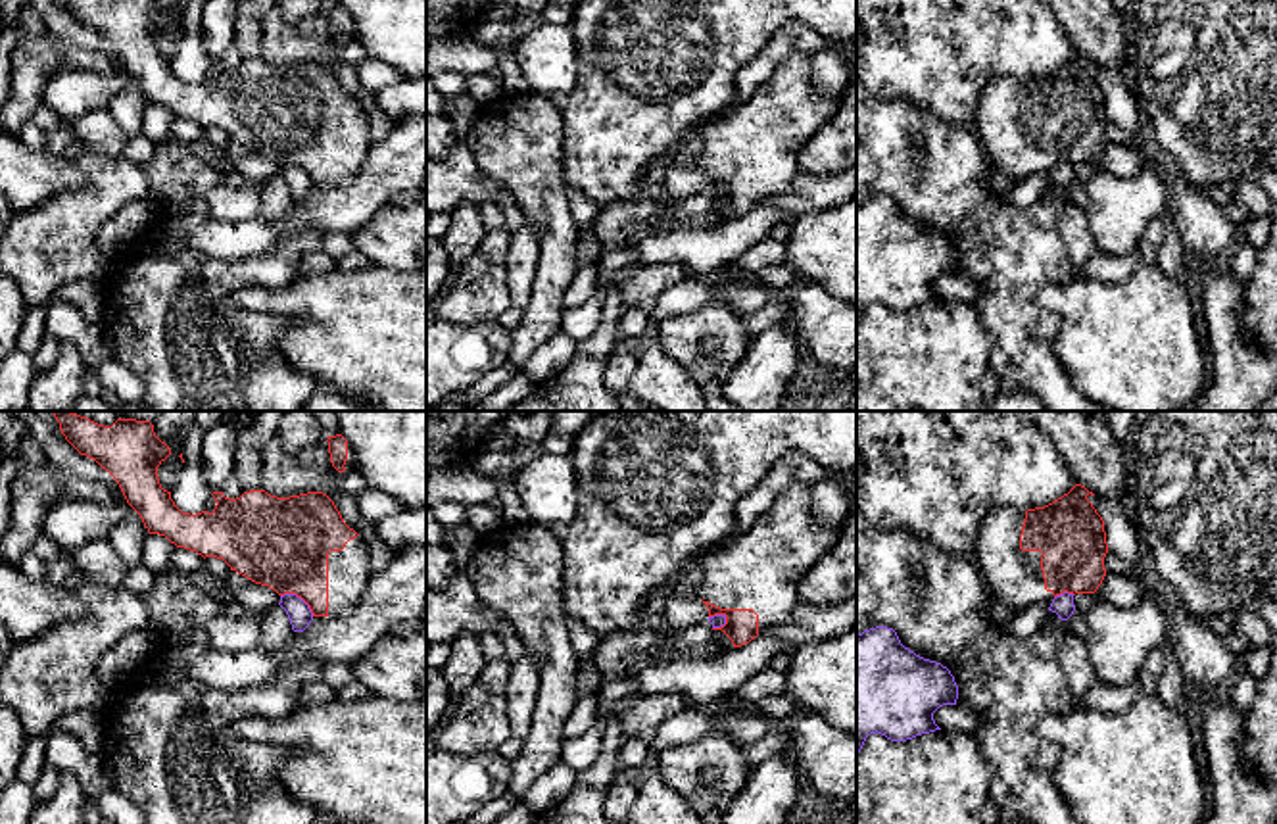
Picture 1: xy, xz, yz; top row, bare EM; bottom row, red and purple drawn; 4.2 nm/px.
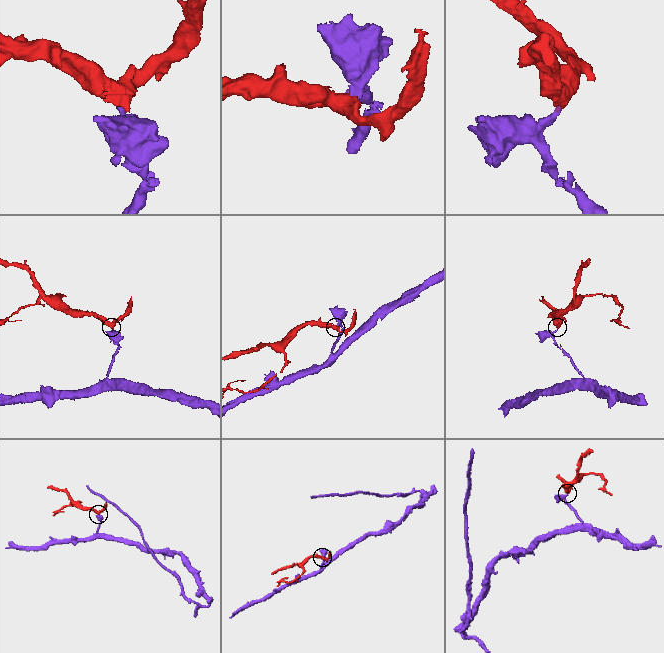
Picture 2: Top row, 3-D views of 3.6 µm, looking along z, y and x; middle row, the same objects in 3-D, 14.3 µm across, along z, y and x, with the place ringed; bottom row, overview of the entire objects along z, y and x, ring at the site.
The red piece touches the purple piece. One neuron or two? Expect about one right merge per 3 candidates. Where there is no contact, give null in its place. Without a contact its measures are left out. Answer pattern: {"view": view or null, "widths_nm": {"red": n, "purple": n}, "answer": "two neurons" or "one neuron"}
{"view": "xy", "widths_nm": {"red": 380, "purple": 100}, "answer": "two neurons"}

